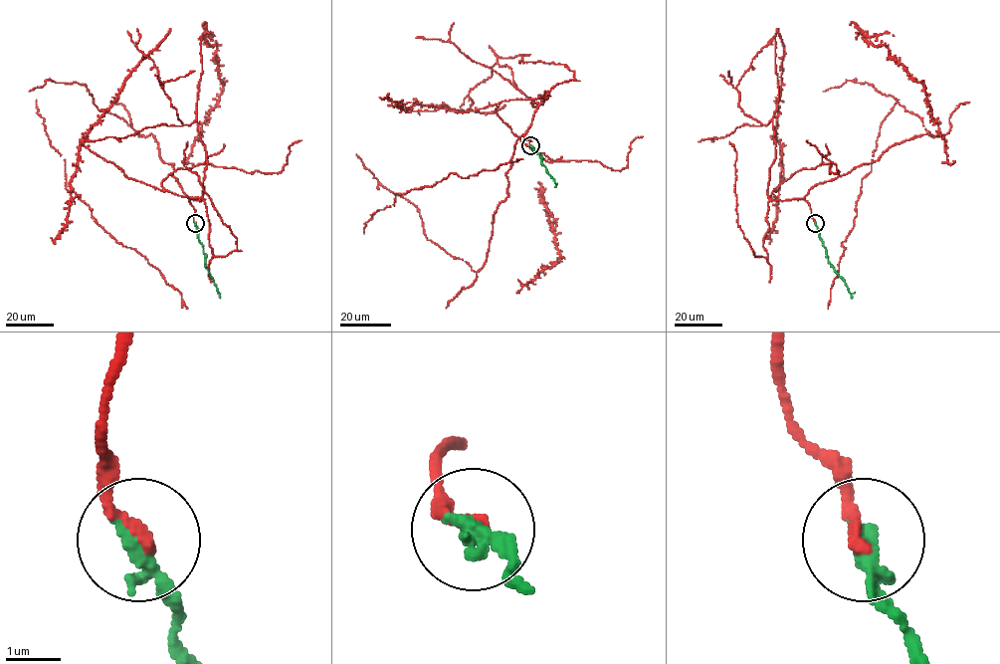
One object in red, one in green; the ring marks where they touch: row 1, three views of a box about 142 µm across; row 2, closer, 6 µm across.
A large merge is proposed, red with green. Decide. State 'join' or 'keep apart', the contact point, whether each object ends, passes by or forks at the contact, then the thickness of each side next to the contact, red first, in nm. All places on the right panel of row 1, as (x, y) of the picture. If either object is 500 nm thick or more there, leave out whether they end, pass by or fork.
join; place (815, 223); red ends; green ends; calibres 190 and 400 nm

